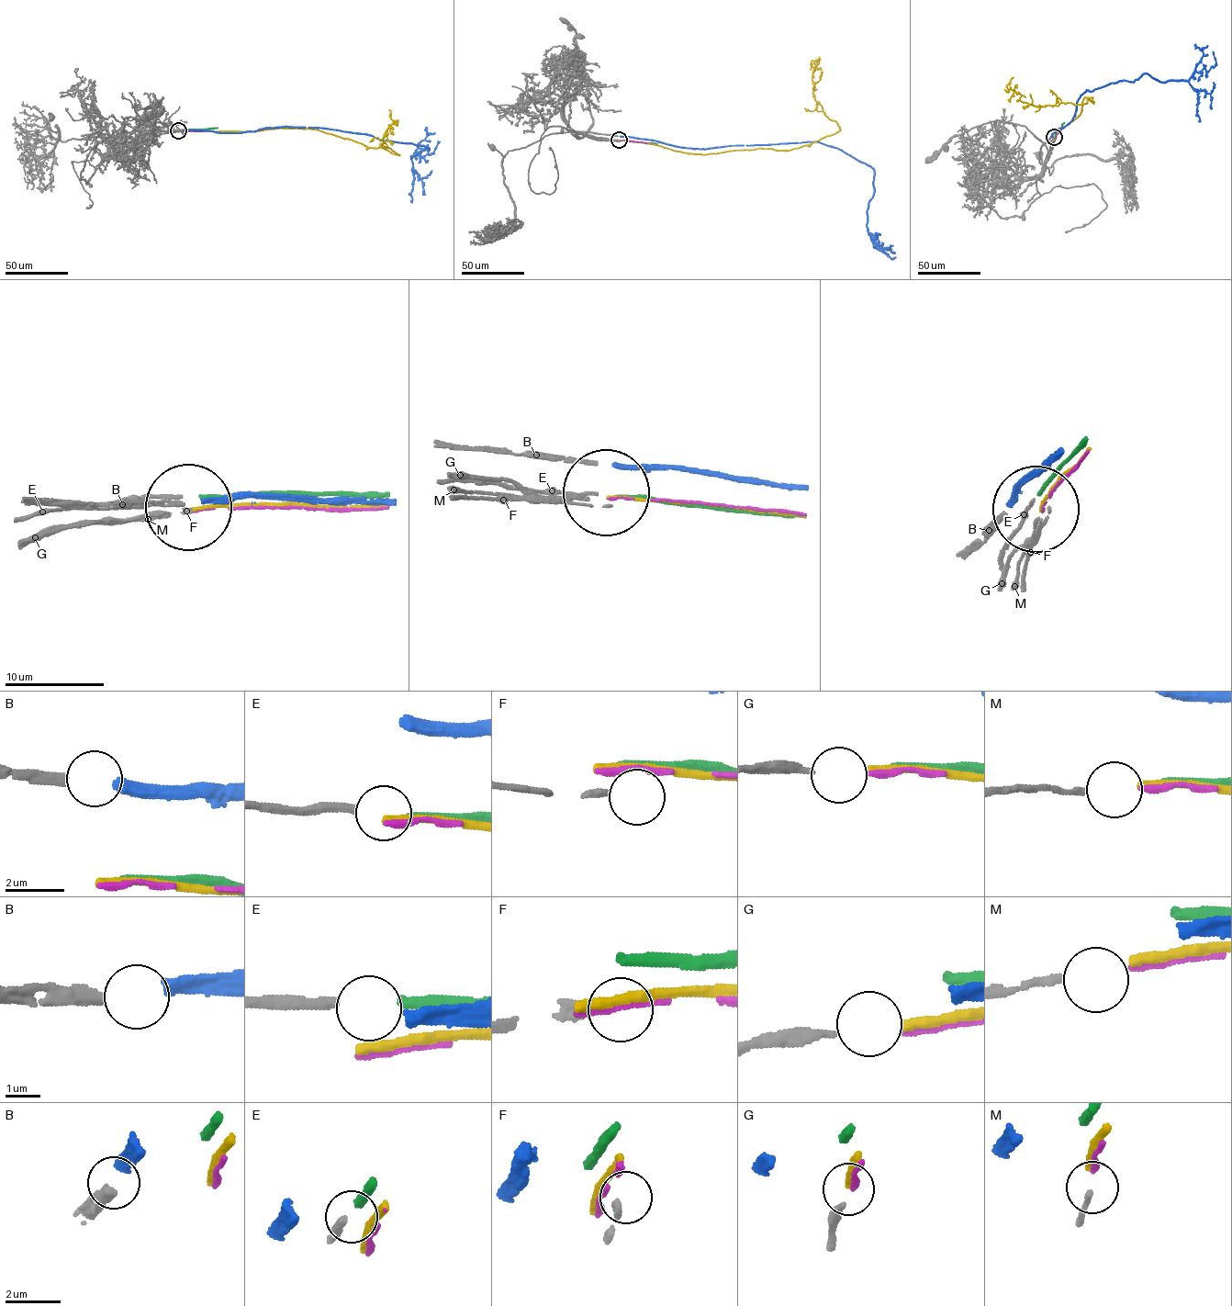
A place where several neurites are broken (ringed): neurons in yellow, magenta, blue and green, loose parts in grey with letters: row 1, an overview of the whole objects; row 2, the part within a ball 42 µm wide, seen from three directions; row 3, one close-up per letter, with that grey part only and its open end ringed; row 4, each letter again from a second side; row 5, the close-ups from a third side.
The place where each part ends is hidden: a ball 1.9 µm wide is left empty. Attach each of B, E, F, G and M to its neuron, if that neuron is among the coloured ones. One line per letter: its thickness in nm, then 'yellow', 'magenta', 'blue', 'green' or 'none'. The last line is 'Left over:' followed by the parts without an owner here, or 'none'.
B: 400 nm thick; blue
E: 300 nm thick; green
F: 320 nm thick; none
G: 240 nm thick; yellow
M: 200 nm thick; magenta
Left over: F

